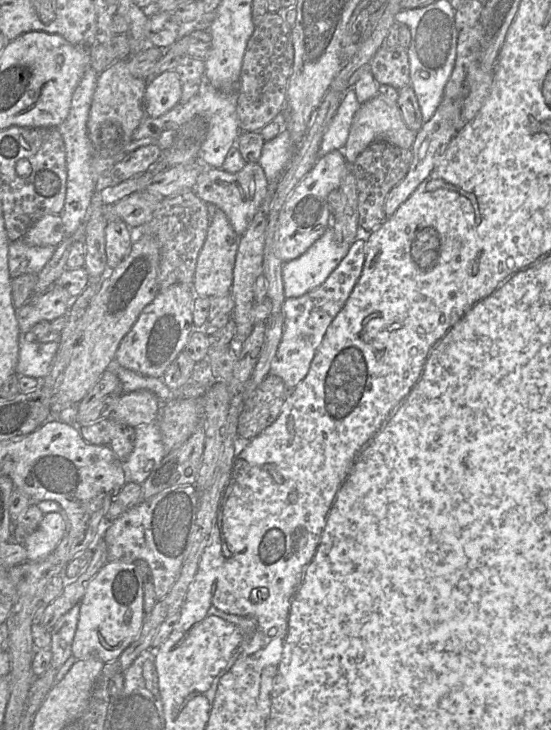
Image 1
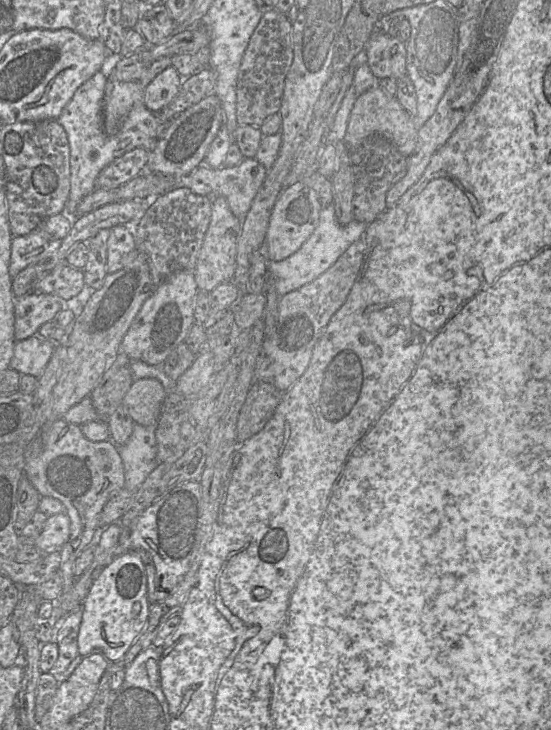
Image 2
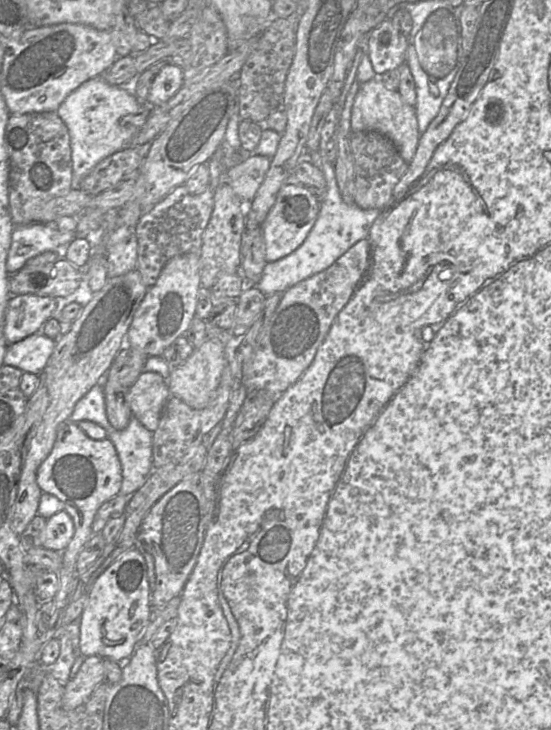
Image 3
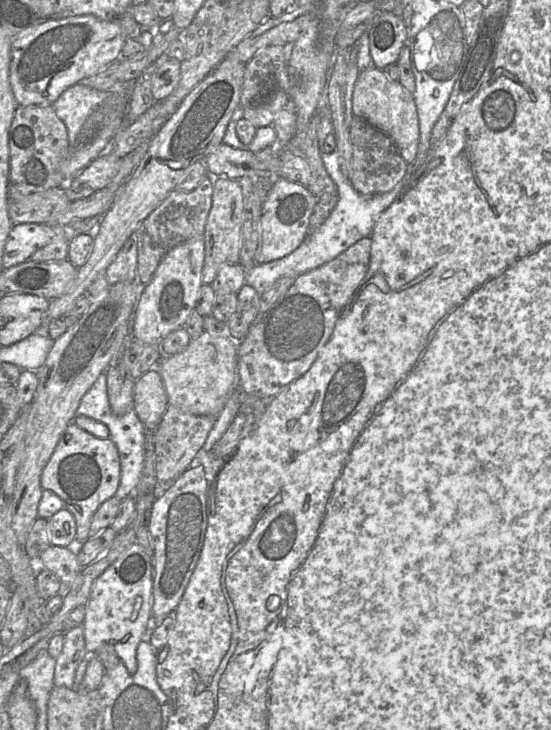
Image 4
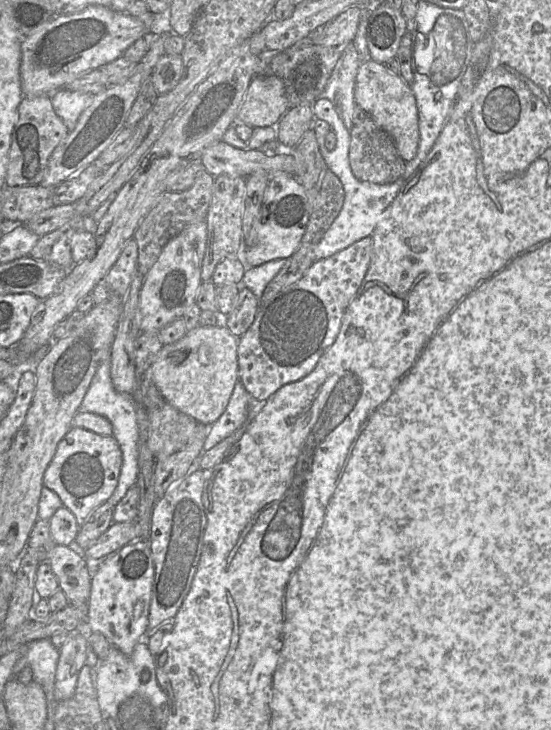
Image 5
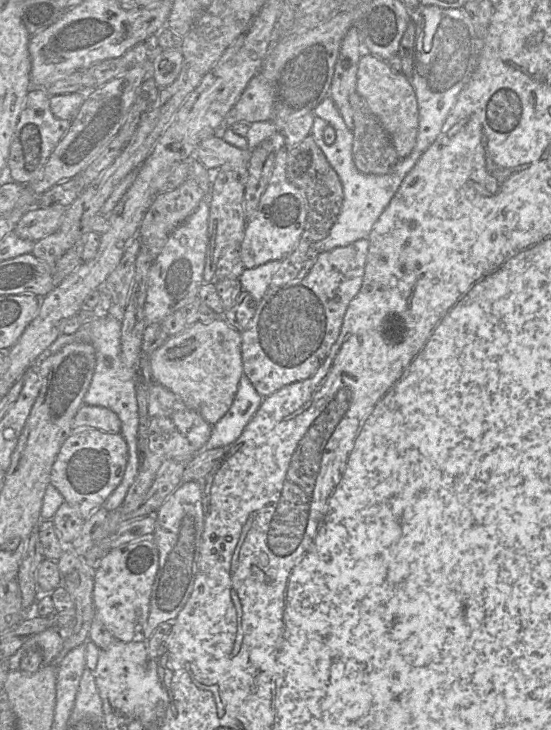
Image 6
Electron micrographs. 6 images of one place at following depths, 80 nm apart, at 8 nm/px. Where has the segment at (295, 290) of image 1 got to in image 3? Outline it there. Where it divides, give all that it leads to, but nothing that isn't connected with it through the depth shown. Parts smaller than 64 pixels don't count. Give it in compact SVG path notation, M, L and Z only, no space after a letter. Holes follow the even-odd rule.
M321 158L321 170L326 180L326 190L322 196L317 196L320 202L320 210L318 218L308 236L304 242L289 255L277 261L268 262L258 283L256 285L247 286L256 286L265 295L282 294L288 288L327 269L355 243L368 237L369 230L381 211L378 209L365 210L354 203L349 204L344 202L337 185L334 163Z

